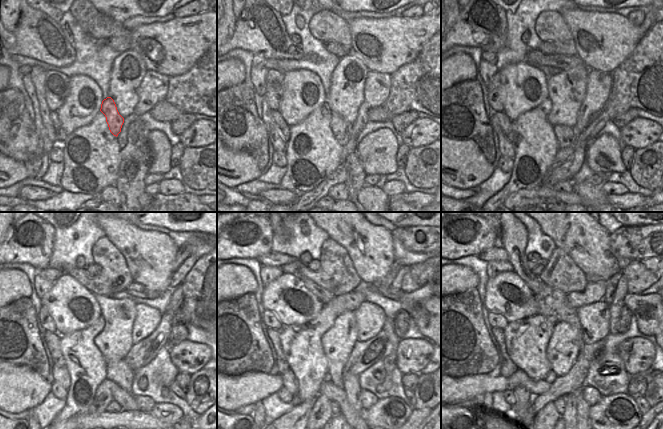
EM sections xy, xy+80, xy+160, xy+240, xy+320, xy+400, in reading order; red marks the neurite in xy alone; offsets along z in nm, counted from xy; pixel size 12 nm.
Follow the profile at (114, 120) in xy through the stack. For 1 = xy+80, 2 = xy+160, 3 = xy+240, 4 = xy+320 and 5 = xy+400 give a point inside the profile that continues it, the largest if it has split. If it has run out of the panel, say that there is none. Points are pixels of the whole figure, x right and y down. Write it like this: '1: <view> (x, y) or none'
1: xy+80 (341, 129)
2: xy+160 (564, 135)
3: xy+240 (118, 371)
4: xy+320 (351, 385)
5: xy+400 (582, 406)

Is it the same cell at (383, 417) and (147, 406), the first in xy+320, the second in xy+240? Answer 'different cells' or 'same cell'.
different cells

